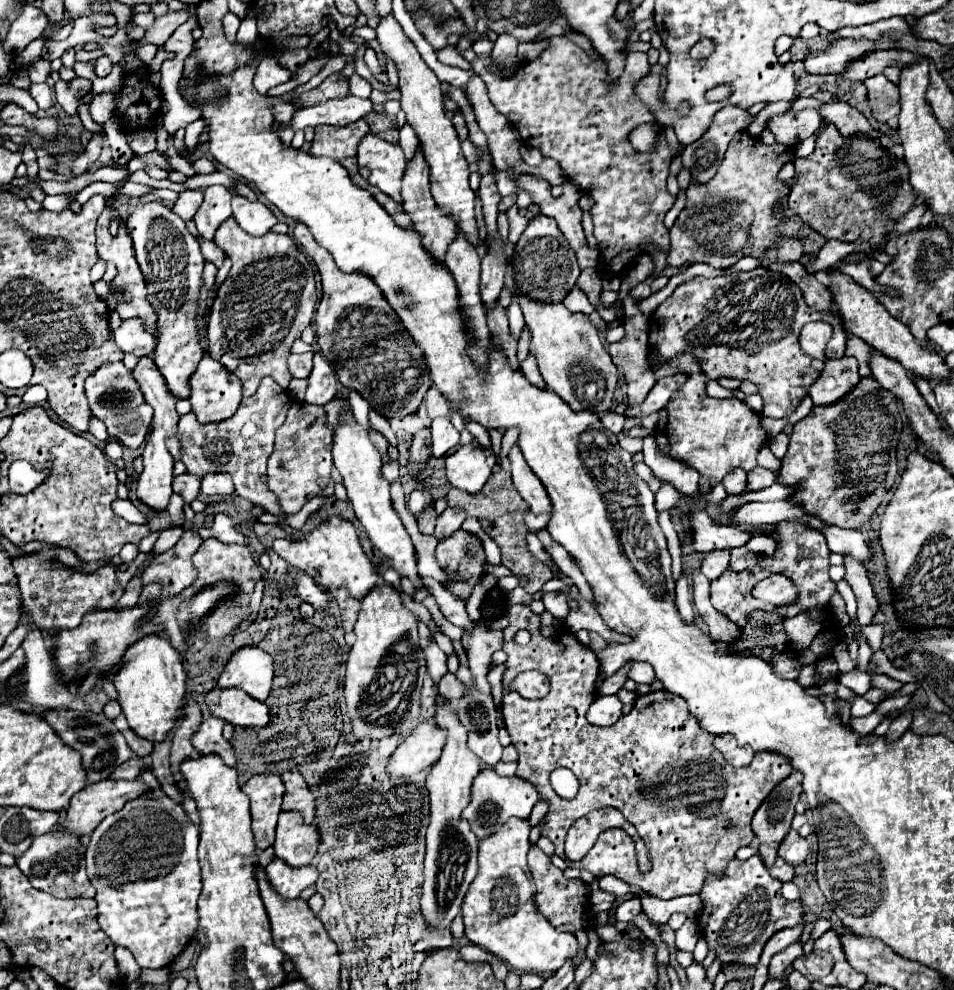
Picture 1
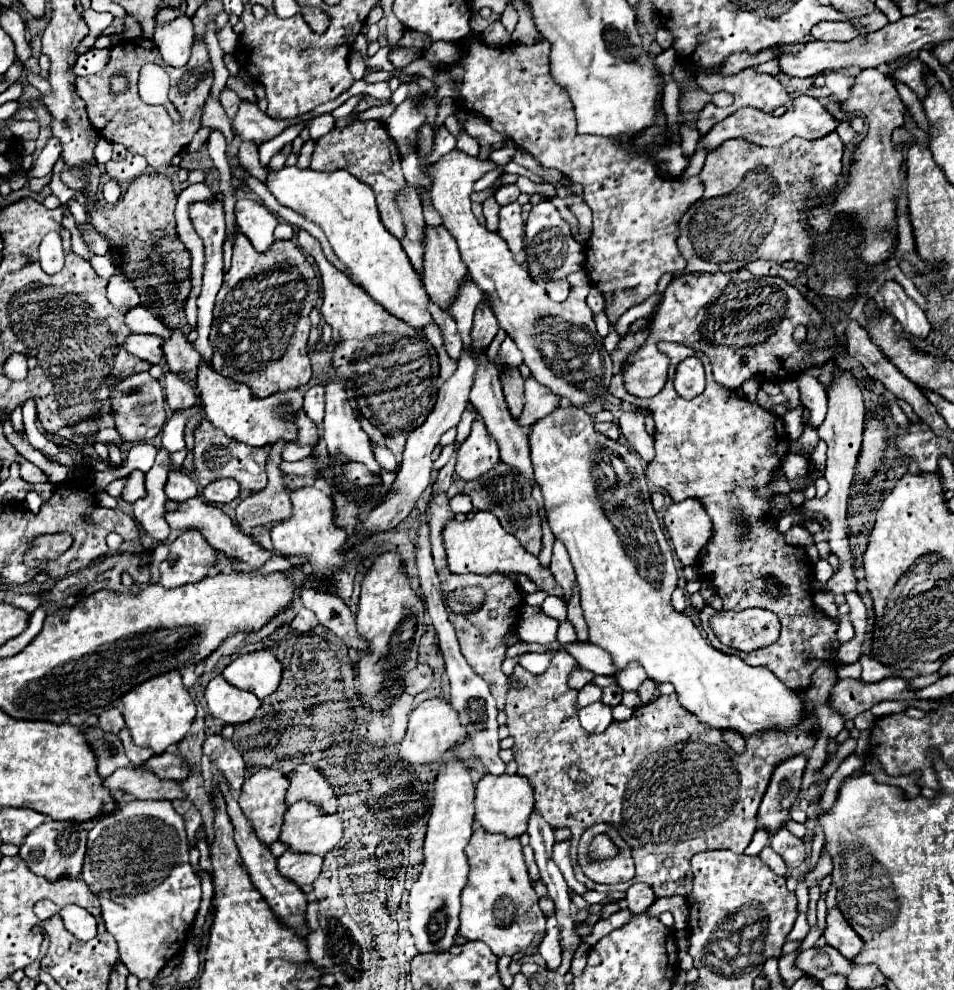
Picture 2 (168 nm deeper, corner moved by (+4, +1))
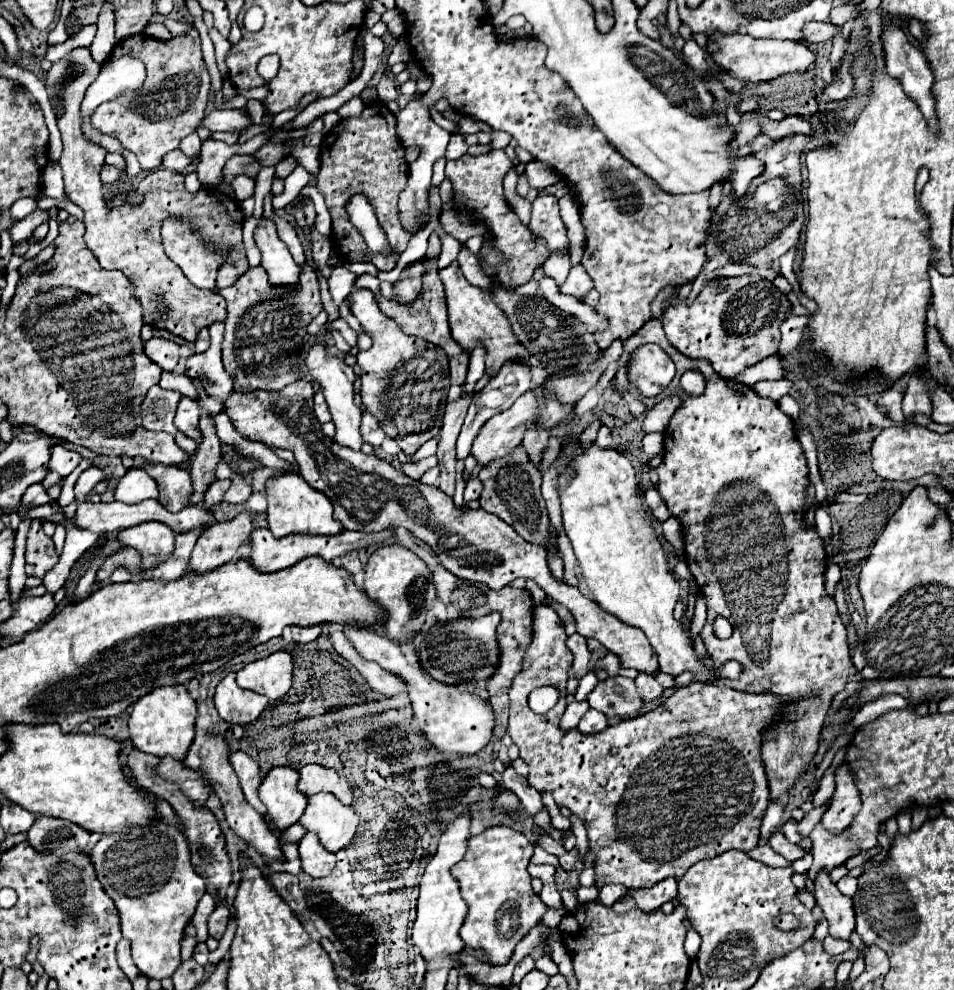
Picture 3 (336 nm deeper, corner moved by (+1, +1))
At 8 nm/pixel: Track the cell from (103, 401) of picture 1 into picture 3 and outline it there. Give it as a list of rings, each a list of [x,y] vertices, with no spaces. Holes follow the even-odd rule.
[[[151,386],[143,404],[141,404],[141,420],[143,420],[143,428],[153,430],[153,432],[169,432],[169,434],[177,434],[177,428],[173,424],[173,416],[175,416],[175,408],[179,402],[181,394],[173,392],[173,390],[163,390],[161,386]]]

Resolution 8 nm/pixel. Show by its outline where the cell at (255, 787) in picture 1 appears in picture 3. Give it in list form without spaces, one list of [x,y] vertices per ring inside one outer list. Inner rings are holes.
[[[277,766],[269,770],[259,786],[259,800],[267,806],[267,814],[277,832],[293,826],[307,806],[307,796],[297,790],[297,770]]]

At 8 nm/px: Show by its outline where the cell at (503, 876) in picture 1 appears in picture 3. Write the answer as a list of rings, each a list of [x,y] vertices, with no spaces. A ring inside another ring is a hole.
[[[505,824],[485,828],[481,834],[469,838],[469,850],[459,864],[455,864],[455,878],[461,886],[461,896],[469,906],[467,918],[461,926],[461,938],[471,948],[481,948],[489,954],[491,964],[505,964],[513,948],[535,928],[547,906],[531,888],[527,872],[533,854],[533,840]]]

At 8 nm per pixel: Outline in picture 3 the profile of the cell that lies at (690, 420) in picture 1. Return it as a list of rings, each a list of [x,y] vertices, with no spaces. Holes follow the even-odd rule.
[[[649,320],[639,332],[635,332],[635,336],[627,338],[623,342],[621,358],[617,360],[617,374],[613,378],[617,390],[627,390],[631,396],[635,396],[647,406],[657,404],[663,398],[675,394],[681,398],[681,406],[675,410],[675,414],[669,420],[669,426],[663,432],[665,450],[663,464],[657,468],[657,490],[669,512],[677,516],[683,524],[687,566],[695,582],[699,584],[701,594],[707,600],[707,622],[701,630],[701,638],[713,664],[719,666],[725,660],[737,660],[743,666],[743,676],[731,684],[731,688],[735,690],[757,694],[785,694],[789,700],[797,702],[791,704],[783,718],[763,736],[763,764],[769,778],[771,800],[777,802],[785,794],[789,794],[795,782],[809,768],[809,762],[817,752],[819,732],[829,704],[833,696],[845,688],[853,668],[853,660],[847,648],[847,630],[843,626],[833,598],[829,598],[825,592],[825,548],[815,528],[805,530],[801,518],[805,514],[805,488],[809,484],[803,448],[795,436],[793,420],[779,410],[775,400],[761,398],[753,388],[741,382],[721,378],[711,368],[711,364],[707,364],[707,360],[693,360],[689,356],[683,356],[681,352],[675,352],[675,348],[665,338],[661,320]],[[643,342],[653,342],[661,346],[677,366],[673,382],[655,398],[641,396],[621,374],[621,358],[629,358],[631,352]],[[689,368],[701,370],[707,380],[705,392],[695,398],[679,388],[679,378]],[[747,484],[751,488],[757,486],[767,496],[769,506],[763,506],[763,502],[743,502],[753,500],[749,498],[751,494],[743,490],[743,486]],[[715,506],[719,506],[719,512],[713,512]],[[719,614],[733,624],[733,636],[729,640],[717,640],[713,634],[713,620]]]

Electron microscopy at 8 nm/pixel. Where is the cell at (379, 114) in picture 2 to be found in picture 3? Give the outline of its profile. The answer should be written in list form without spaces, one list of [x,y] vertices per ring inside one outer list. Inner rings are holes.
[[[355,96],[355,98],[351,98],[349,102],[345,102],[345,104],[337,110],[337,114],[339,114],[341,118],[357,118],[357,116],[363,114],[363,110],[365,110],[365,104],[361,102],[359,96]]]

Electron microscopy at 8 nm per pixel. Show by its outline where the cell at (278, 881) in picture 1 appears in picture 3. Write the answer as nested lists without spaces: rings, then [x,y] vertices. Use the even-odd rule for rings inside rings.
[[[305,834],[299,842],[299,858],[301,858],[301,868],[313,878],[323,878],[327,876],[333,866],[335,866],[335,854],[327,852],[315,834]]]

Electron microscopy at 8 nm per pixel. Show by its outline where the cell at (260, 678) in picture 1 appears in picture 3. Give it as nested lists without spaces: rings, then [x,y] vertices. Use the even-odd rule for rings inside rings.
[[[279,650],[267,658],[243,666],[237,672],[235,680],[241,688],[263,694],[269,700],[277,700],[285,696],[287,690],[291,688],[291,670],[293,670],[291,654]]]

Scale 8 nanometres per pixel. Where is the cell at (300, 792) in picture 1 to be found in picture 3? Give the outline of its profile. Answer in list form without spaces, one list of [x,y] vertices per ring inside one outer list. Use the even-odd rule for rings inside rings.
[[[307,764],[299,770],[297,788],[299,792],[305,792],[305,796],[313,796],[317,792],[331,792],[343,804],[353,802],[353,794],[347,780],[341,778],[333,768],[325,768],[319,764]]]

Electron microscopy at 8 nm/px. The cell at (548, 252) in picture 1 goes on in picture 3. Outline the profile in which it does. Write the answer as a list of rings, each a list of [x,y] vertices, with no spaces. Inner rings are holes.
[[[537,196],[535,198],[529,230],[547,244],[551,254],[557,248],[569,248],[567,226],[563,224],[563,220],[559,216],[559,206],[557,206],[555,196]]]

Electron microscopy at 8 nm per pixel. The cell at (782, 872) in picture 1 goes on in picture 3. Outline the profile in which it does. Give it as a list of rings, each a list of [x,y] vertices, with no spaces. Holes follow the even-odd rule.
[[[759,844],[755,850],[749,852],[749,856],[763,862],[763,864],[769,864],[769,866],[781,866],[781,868],[789,866],[789,862],[783,856],[779,856],[769,844]]]

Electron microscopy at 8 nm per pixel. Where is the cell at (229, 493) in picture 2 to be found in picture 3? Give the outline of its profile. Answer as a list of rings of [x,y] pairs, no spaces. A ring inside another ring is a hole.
[[[235,476],[233,484],[229,486],[229,490],[225,492],[223,500],[229,504],[237,504],[237,502],[245,502],[251,494],[251,484],[243,480],[243,476]]]

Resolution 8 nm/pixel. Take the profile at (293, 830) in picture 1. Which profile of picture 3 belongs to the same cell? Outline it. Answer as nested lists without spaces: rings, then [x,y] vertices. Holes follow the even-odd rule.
[[[319,792],[309,798],[299,824],[307,832],[315,832],[319,842],[329,852],[337,852],[353,840],[359,816],[351,806],[341,804],[333,794]]]

